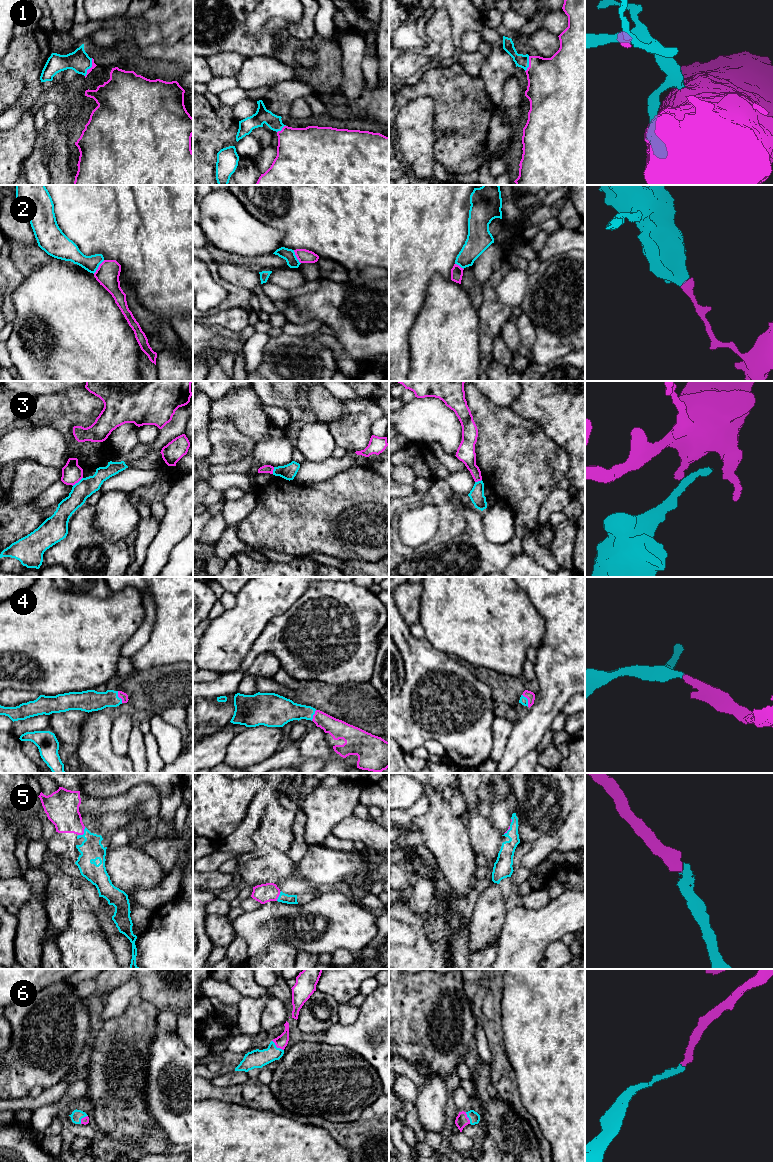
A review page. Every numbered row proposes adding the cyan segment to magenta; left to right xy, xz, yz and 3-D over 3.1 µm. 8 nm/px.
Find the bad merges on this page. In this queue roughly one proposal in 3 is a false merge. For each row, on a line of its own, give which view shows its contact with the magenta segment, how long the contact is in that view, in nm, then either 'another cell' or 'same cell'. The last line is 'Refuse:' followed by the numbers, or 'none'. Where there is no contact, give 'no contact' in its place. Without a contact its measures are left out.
1: contact in yz; length 130 nm; same cell
2: contact in xy; length 140 nm; another cell
3: contact in xy; length 110 nm; another cell
4: contact in yz; length 120 nm; same cell
5: contact in xy; length 90 nm; same cell
6: contact in xz; length 130 nm; same cell
Refuse: 2, 3

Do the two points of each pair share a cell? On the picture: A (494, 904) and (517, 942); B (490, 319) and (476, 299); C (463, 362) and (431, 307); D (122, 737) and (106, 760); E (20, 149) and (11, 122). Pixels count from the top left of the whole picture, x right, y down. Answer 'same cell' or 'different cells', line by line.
A: different cells
B: different cells
C: same cell
D: different cells
E: different cells

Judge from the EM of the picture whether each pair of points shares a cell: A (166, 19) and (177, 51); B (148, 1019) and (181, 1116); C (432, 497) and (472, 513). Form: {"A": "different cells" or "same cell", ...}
{"A": "different cells", "B": "different cells", "C": "different cells"}

